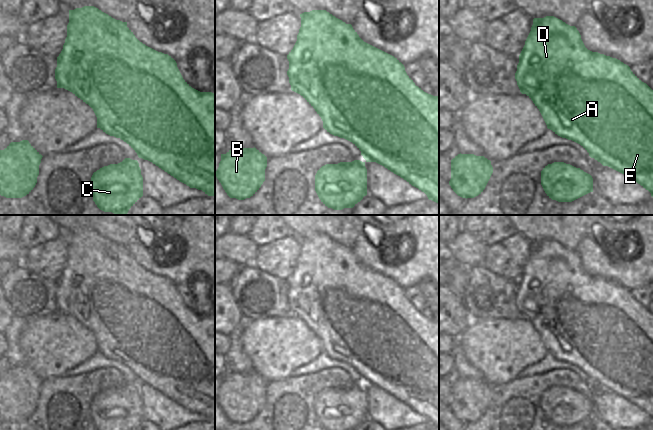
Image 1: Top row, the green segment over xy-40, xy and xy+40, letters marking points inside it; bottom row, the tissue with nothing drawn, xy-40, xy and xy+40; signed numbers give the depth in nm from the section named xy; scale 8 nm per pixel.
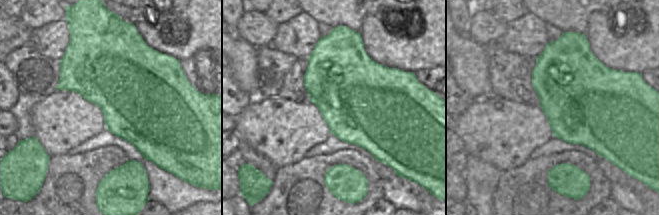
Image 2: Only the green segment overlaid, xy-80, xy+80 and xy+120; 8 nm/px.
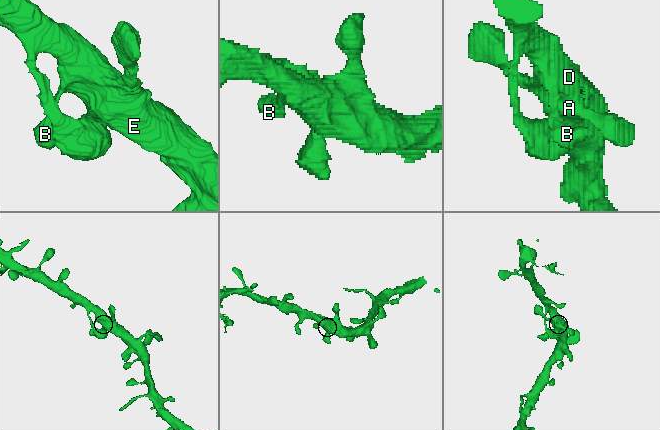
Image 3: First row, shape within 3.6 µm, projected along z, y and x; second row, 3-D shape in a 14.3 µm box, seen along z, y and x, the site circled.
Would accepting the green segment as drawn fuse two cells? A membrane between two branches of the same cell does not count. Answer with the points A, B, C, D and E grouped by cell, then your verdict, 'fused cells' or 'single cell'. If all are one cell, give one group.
A B C D E; single cell

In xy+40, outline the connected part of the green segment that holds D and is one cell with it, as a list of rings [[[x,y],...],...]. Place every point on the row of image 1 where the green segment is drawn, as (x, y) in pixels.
[[[554,16],[534,18],[519,55],[517,85],[539,109],[547,128],[580,144],[591,158],[640,184],[653,197],[653,90],[616,58],[588,50],[579,31]]]

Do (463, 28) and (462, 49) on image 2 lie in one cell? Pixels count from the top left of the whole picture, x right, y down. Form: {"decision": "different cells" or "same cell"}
{"decision": "different cells"}

